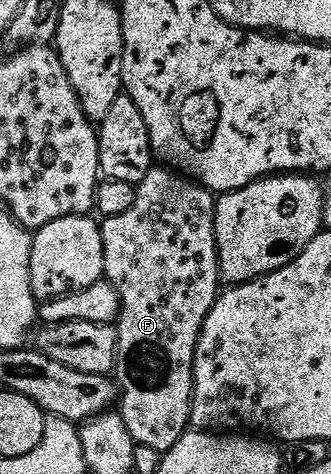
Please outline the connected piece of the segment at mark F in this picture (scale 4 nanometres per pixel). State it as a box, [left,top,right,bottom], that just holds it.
[100,168,223,456]

